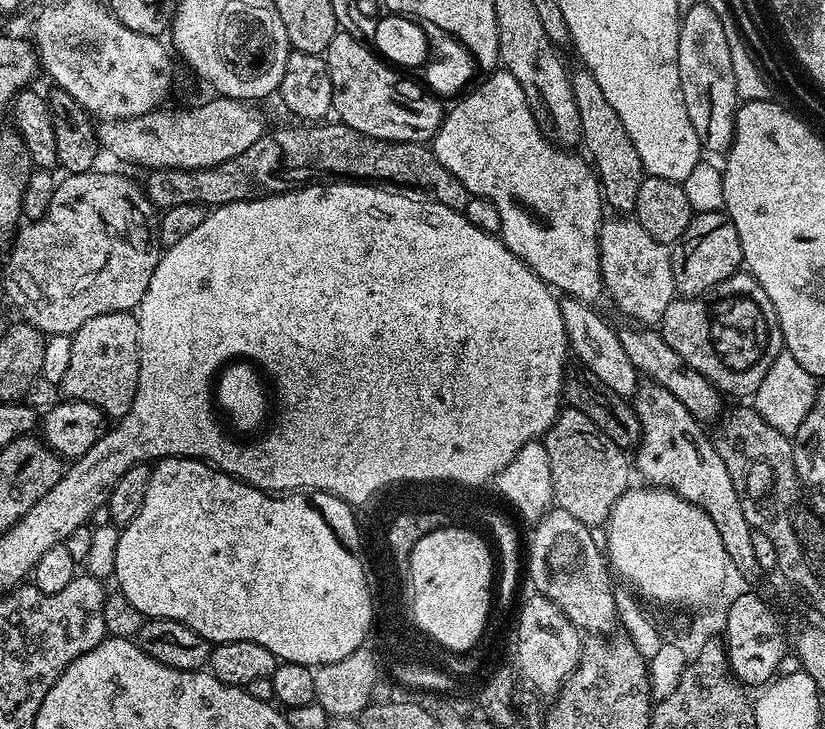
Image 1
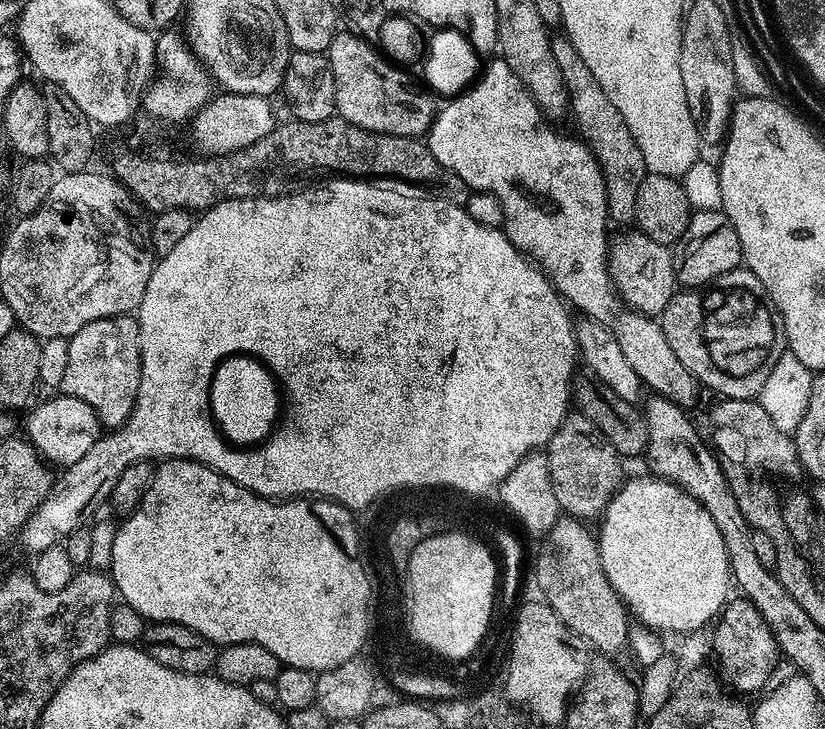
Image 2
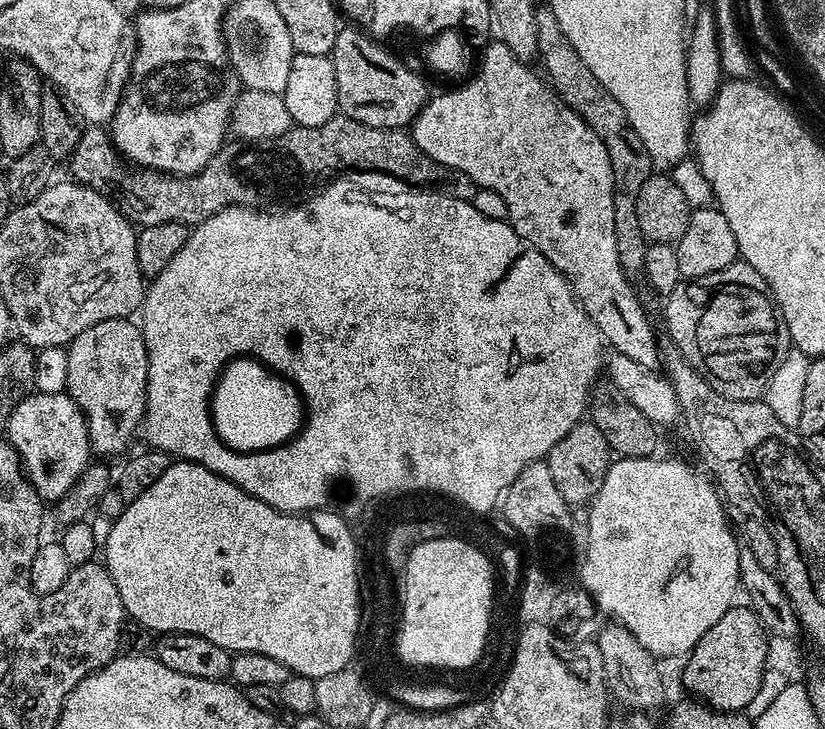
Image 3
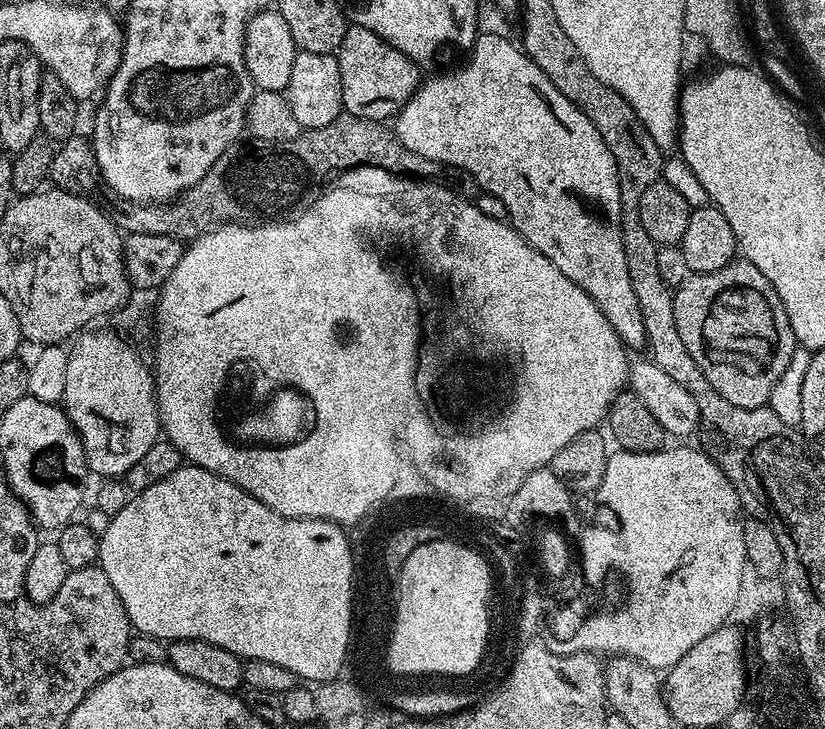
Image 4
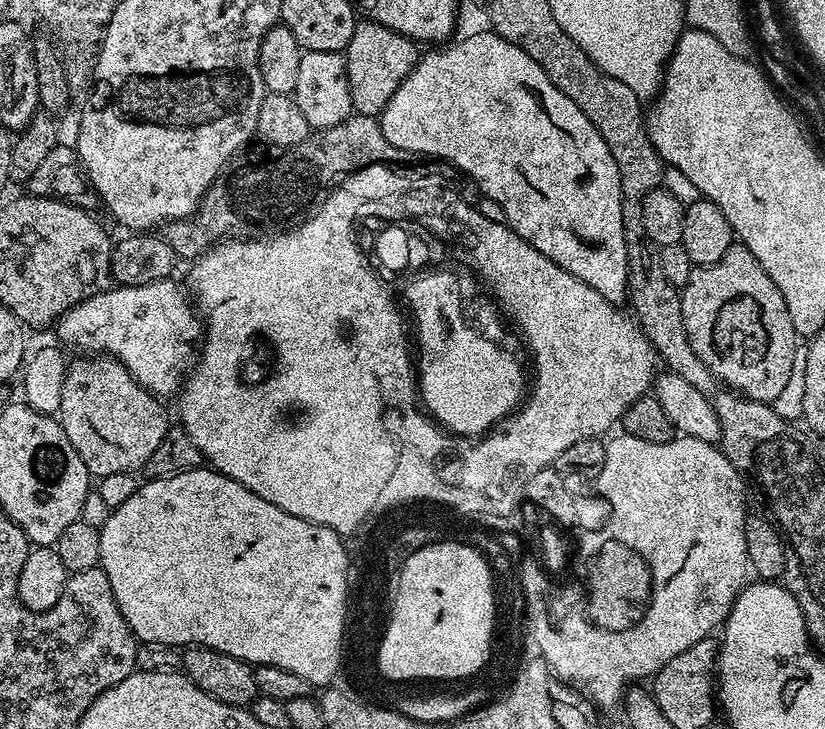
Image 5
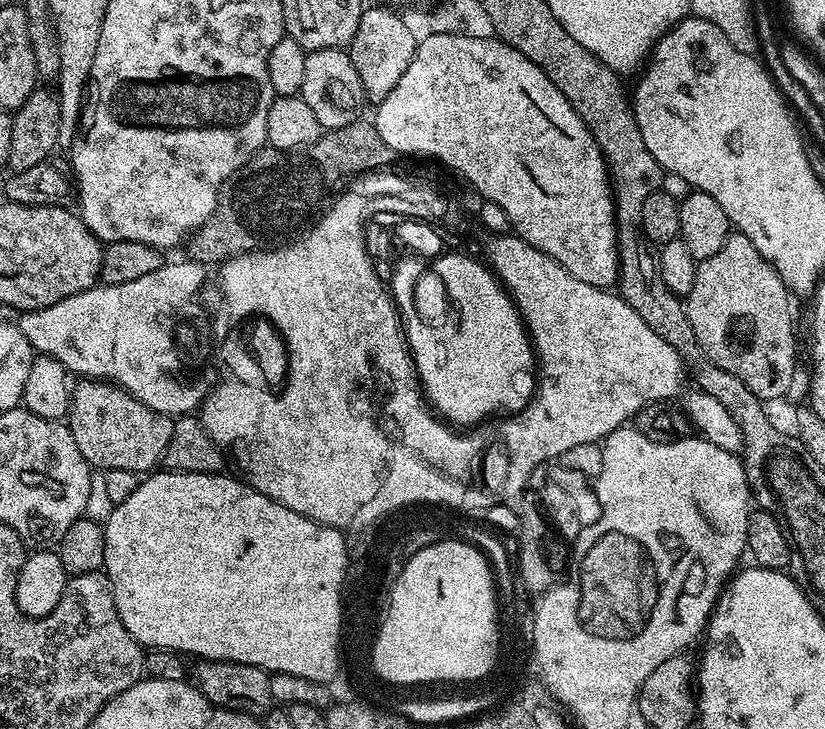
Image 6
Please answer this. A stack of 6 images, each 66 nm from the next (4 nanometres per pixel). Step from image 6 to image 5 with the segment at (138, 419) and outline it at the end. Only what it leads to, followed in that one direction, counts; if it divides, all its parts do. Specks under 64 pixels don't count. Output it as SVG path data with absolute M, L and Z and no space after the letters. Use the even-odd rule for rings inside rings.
M92 354L87 358L72 360L66 370L66 382L62 382L62 406L58 419L62 430L66 430L66 438L70 438L70 446L78 450L78 458L86 462L89 477L101 478L106 475L139 473L144 463L158 450L162 438L166 438L170 421L164 413L159 399L142 387L130 374L130 370L117 360L115 356L107 354Z

